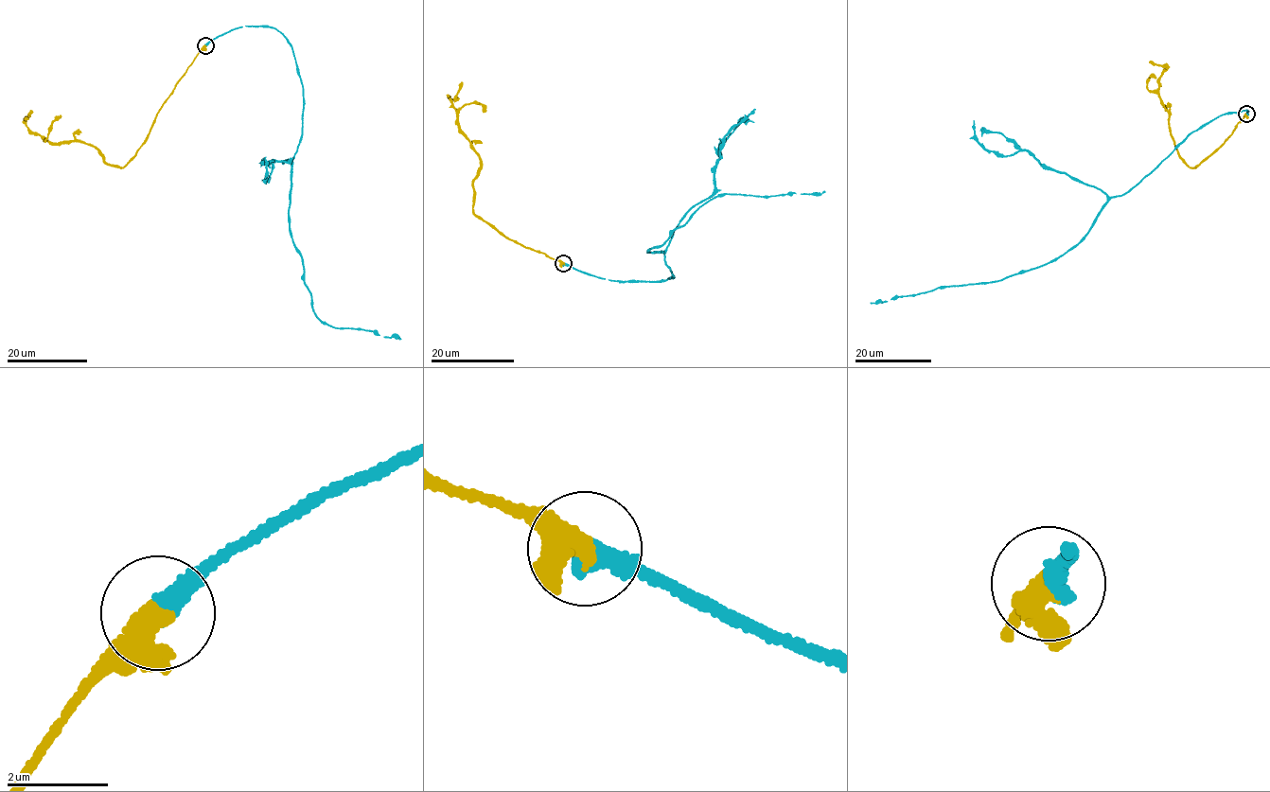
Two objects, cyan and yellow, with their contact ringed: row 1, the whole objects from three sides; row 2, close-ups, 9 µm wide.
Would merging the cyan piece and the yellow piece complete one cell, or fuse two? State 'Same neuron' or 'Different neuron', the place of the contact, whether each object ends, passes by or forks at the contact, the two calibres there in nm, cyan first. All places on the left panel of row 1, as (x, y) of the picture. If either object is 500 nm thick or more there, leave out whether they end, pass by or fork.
Same neuron. Place: (205, 45). At the ring cyan ends. At the ring yellow passes by. Thickness 400 nm (cyan) against 340 nm

